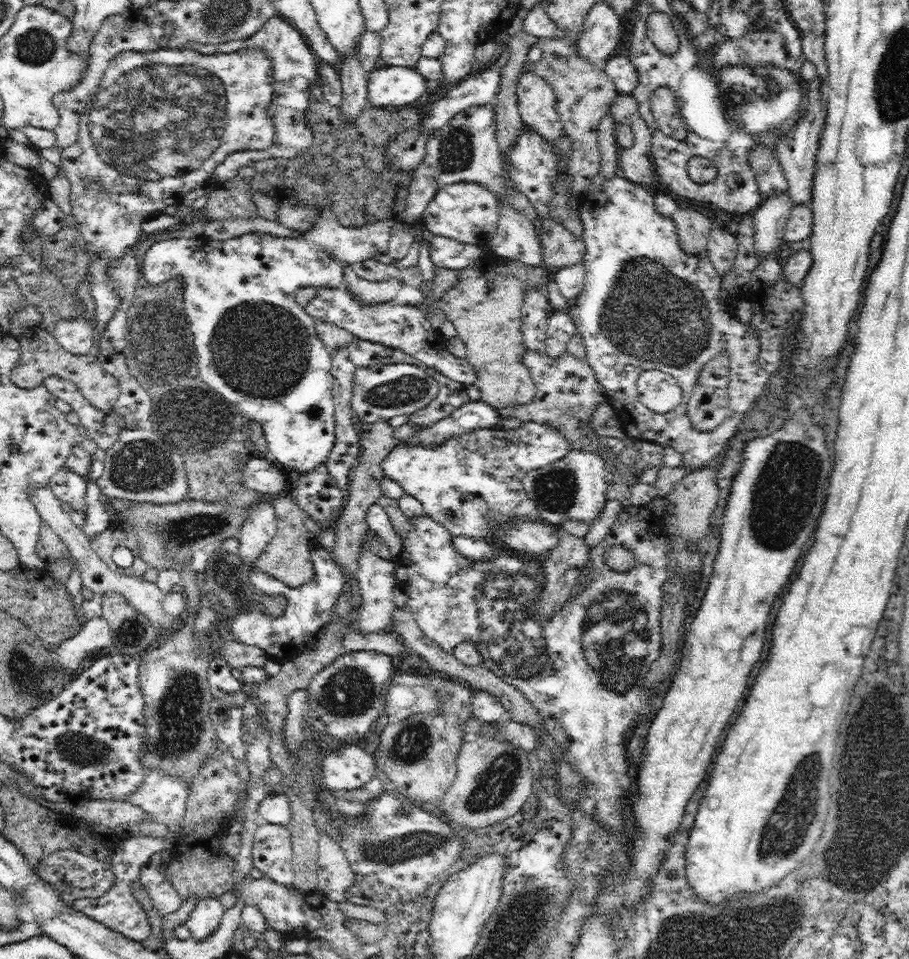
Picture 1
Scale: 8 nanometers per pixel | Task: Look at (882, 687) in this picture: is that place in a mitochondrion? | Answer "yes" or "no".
no

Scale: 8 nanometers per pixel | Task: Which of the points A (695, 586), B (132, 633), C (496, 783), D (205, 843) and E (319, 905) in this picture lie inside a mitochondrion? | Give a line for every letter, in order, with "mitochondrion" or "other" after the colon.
A: other
B: mitochondrion
C: mitochondrion
D: other
E: other

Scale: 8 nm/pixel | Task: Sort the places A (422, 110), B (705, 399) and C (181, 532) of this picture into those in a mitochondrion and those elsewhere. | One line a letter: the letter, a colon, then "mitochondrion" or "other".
A: other
B: other
C: mitochondrion

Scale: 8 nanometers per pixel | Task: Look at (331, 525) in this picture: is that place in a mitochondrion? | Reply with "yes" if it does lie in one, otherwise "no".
no

